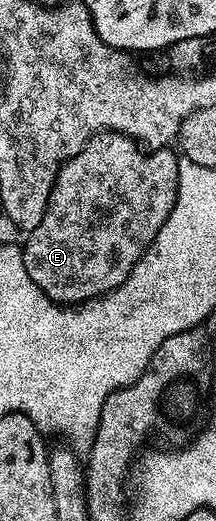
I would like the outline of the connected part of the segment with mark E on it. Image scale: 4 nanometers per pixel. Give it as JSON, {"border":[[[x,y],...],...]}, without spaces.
{"border":[[[99,131],[97,135],[93,135],[84,145],[84,149],[80,149],[80,153],[76,153],[76,157],[69,159],[59,169],[58,176],[54,178],[54,188],[50,194],[46,211],[42,214],[40,225],[36,225],[36,229],[32,229],[25,236],[26,244],[24,242],[21,244],[22,260],[24,261],[24,269],[28,269],[28,277],[32,277],[32,281],[36,281],[38,288],[50,300],[63,305],[89,303],[91,299],[101,299],[103,295],[114,291],[132,273],[136,261],[140,261],[140,257],[146,252],[148,245],[152,245],[156,233],[160,233],[160,225],[164,225],[164,221],[168,221],[168,213],[172,213],[172,209],[176,205],[178,161],[179,156],[173,150],[143,149],[133,139],[126,135],[121,135],[119,131]]]}

